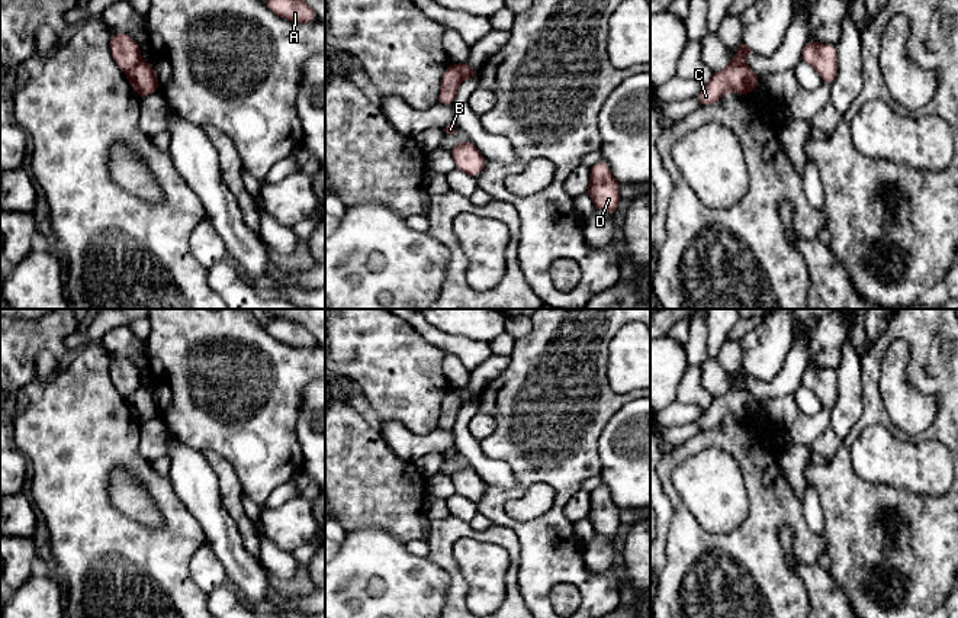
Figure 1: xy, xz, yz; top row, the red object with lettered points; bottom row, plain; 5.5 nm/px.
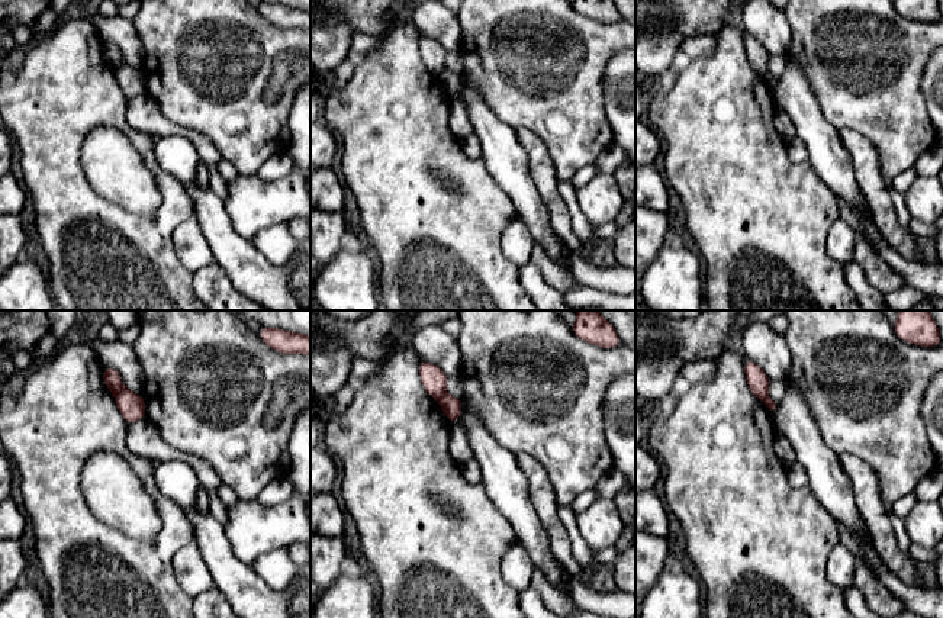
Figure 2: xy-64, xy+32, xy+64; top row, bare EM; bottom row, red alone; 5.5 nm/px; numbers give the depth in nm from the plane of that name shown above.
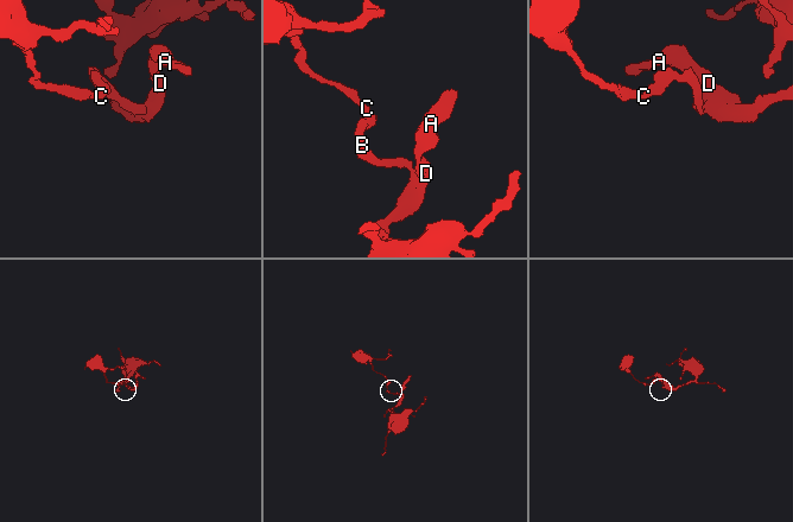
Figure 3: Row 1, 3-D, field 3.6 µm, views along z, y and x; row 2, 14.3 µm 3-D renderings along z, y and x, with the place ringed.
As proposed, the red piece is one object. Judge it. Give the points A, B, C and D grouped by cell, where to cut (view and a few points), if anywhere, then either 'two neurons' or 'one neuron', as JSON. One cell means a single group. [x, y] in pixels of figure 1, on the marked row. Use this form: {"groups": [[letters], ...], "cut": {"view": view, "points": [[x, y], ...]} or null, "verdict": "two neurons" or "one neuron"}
{"groups": [["A", "B", "D"], ["C"]], "cut": {"view": "xz", "points": [[457, 66], [462, 79]]}, "verdict": "two neurons"}

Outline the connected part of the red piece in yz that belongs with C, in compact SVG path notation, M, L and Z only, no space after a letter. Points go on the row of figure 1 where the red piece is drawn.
M730 62L724 70L710 75L697 100L701 106L710 106L718 102L727 90L749 94L755 91L759 81L761 77L752 73L746 64Z

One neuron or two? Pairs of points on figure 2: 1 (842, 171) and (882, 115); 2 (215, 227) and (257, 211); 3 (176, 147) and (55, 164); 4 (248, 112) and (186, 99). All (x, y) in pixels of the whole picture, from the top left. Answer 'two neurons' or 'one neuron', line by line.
1: two neurons
2: two neurons
3: two neurons
4: one neuron

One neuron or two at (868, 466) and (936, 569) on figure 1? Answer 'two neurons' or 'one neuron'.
two neurons

